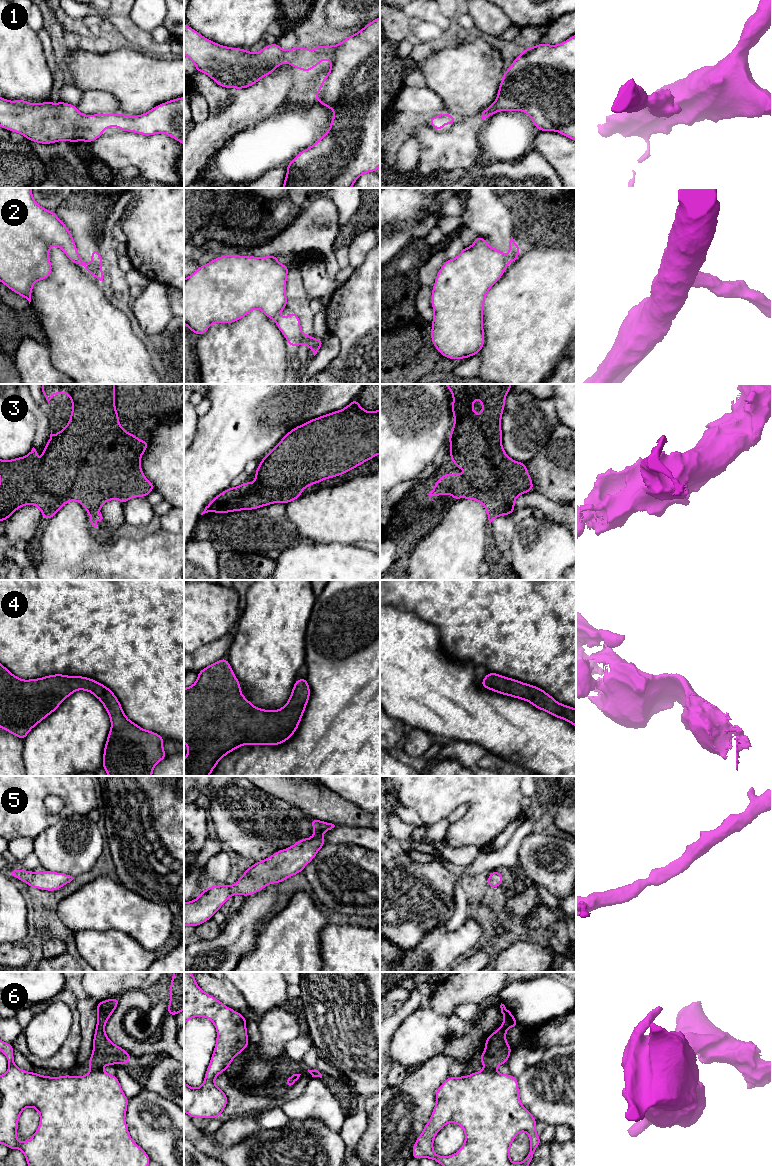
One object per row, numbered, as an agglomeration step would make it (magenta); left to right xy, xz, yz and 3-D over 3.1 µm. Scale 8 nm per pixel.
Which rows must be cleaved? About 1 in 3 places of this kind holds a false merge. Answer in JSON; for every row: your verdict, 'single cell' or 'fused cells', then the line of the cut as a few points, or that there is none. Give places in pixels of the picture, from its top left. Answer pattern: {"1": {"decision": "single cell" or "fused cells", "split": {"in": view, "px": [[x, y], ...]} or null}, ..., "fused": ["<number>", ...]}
{"1": {"decision": "single cell", "split": null}, "2": {"decision": "fused cells", "split": {"in": "yz", "px": [[507, 257], [509, 262]]}}, "3": {"decision": "single cell", "split": null}, "4": {"decision": "single cell", "split": null}, "5": {"decision": "single cell", "split": null}, "6": {"decision": "fused cells", "split": {"in": "yz", "px": [[484, 1067], [494, 1069]]}}, "fused": ["2", "6"]}

